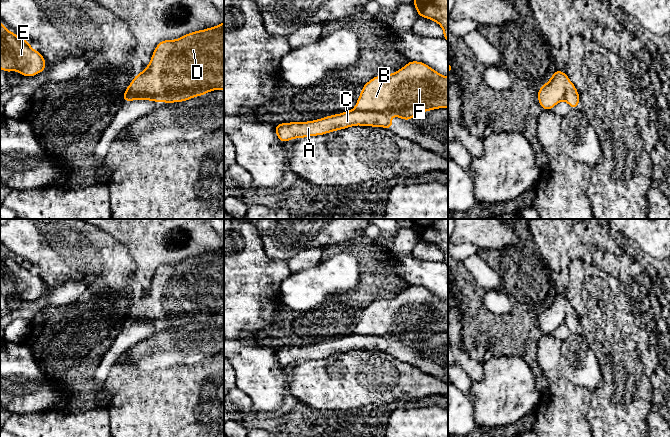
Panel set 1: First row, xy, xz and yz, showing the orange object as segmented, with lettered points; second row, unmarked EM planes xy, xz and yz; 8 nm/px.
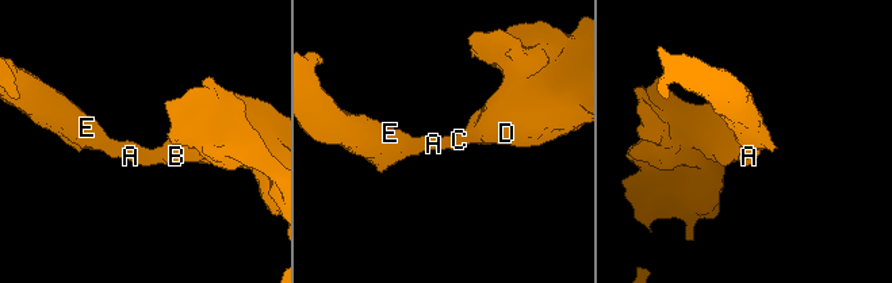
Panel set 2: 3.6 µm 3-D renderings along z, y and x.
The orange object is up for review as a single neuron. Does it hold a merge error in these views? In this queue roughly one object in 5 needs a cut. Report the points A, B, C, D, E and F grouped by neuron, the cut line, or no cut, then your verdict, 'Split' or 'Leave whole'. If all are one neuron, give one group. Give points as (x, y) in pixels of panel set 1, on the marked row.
Groups: A B C D E F. No split. Leave whole

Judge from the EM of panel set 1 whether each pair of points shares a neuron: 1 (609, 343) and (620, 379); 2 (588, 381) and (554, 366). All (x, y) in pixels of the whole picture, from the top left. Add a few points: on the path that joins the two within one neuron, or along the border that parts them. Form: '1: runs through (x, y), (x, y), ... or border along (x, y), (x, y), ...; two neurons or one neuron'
1: runs through (618, 352), (620, 354), (620, 370); one neuron
2: border along (560, 347), (560, 365), (564, 375), (580, 386); two neurons

